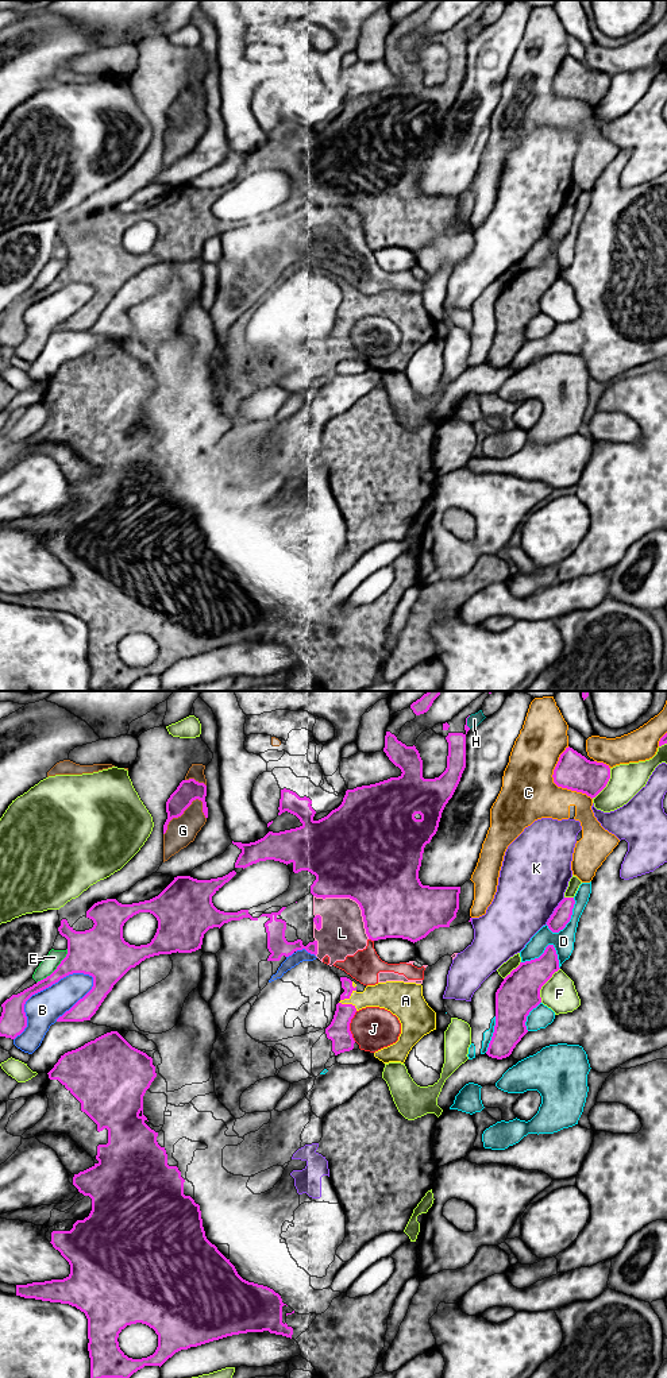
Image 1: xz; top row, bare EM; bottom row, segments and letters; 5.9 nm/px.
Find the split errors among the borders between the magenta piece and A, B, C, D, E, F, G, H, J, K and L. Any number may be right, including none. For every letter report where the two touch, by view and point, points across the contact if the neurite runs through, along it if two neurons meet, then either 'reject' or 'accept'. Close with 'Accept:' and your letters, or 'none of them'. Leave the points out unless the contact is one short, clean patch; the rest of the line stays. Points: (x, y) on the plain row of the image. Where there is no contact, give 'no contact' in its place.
A: contact xz (343, 308); accept
B: contact xz (41, 298); reject
C: contact xz (555, 92); reject
D: contact xz (547, 255); reject
E: contact xz (57, 277); reject
F: contact xz (543, 293); reject
G: contact xz (180, 124); reject
H: contact xz (466, 31); border xz (470, 24), (467, 27), (469, 37); reject
J: contact xz (349, 335); reject
K: contact xz (554, 220); reject
L: contact xz (353, 208); reject
Accept: A

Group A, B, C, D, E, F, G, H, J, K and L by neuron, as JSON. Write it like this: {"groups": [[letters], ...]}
{"groups": [["A"], ["B"], ["C", "D", "H", "J", "L"], ["E"], ["F"], ["G"], ["K"]]}

